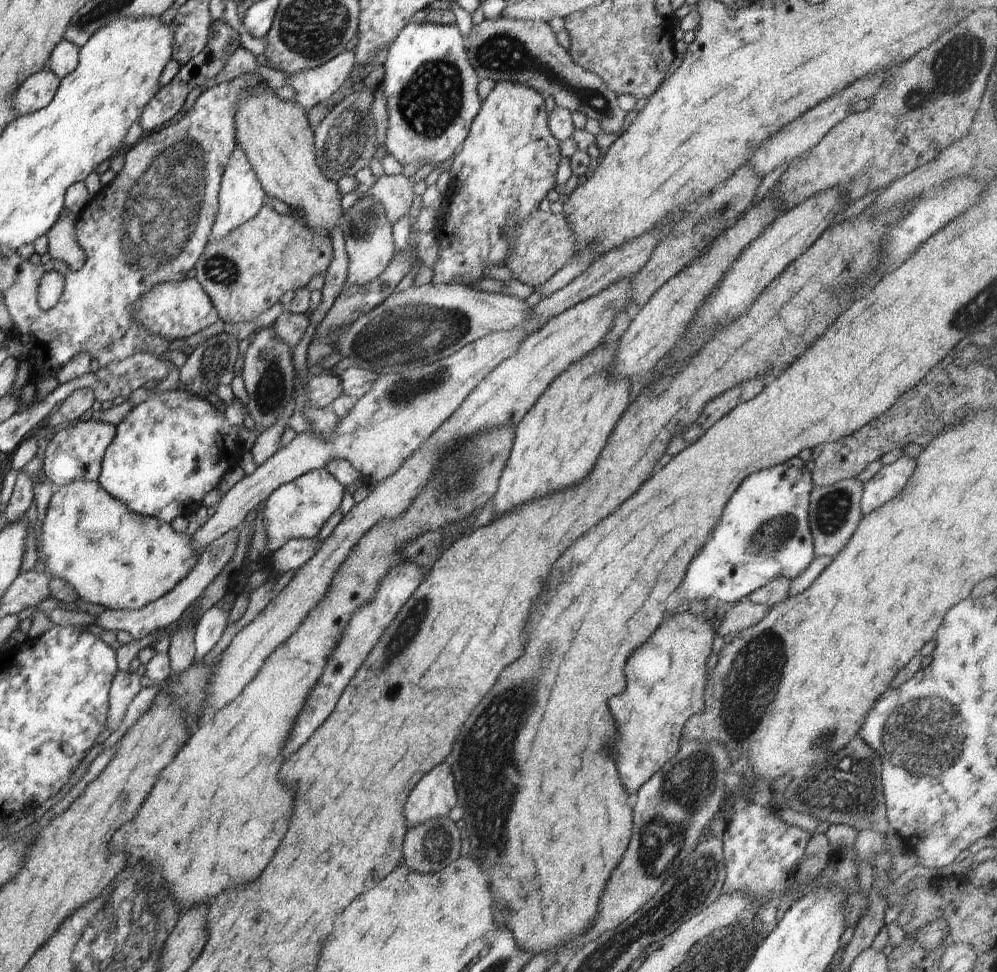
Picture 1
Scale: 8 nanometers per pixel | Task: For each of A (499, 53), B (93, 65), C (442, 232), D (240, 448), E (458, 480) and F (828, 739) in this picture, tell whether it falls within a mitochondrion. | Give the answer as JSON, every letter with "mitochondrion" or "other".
{"A":"mitochondrion","B":"other","C":"other","D":"other","E":"mitochondrion","F":"mitochondrion"}

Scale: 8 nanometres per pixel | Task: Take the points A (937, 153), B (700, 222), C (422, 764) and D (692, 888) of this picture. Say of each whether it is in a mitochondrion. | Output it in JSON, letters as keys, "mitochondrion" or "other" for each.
{"A":"other","B":"mitochondrion","C":"other","D":"mitochondrion"}

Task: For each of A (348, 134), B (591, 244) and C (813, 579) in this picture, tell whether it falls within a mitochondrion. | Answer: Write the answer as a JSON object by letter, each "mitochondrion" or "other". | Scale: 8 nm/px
{"A":"mitochondrion","B":"other","C":"other"}

